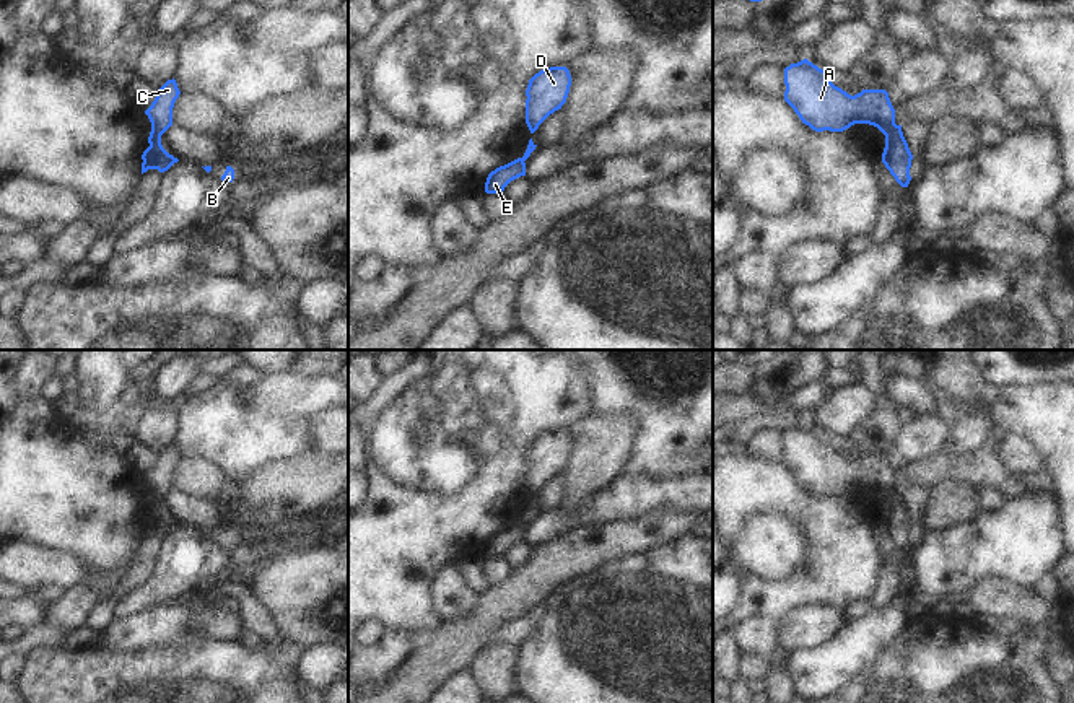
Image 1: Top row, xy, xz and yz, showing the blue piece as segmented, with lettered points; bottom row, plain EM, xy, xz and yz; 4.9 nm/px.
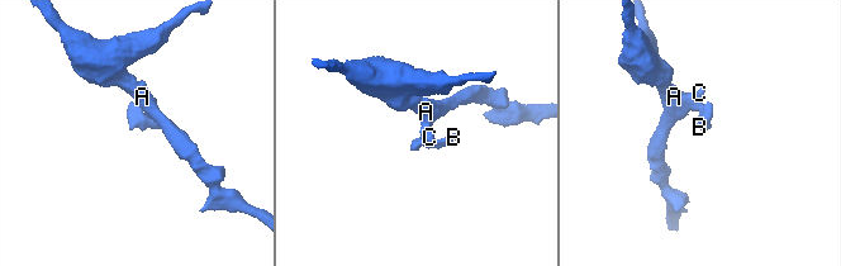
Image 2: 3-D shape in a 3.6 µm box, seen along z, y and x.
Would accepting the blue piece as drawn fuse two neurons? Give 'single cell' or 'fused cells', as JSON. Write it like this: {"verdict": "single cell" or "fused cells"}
{"verdict": "fused cells"}

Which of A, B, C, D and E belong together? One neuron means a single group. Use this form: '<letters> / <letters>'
A C D / B E

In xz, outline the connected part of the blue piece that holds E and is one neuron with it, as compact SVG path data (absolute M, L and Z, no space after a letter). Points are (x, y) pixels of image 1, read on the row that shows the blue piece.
M517 158L488 174L485 182L485 192L503 194L504 187L521 176L526 176L526 163L522 158Z

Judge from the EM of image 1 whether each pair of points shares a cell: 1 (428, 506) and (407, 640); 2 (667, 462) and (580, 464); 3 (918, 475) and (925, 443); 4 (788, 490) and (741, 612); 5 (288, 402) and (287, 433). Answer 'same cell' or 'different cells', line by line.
1: different cells
2: different cells
3: different cells
4: same cell
5: different cells

